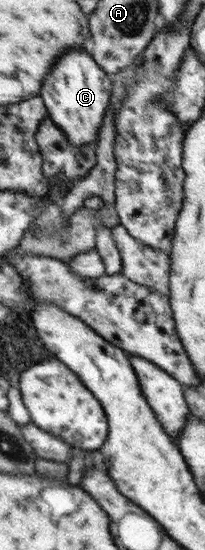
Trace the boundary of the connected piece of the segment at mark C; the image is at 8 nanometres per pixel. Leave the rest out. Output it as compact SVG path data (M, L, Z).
M73 49L57 63L57 69L53 69L45 83L42 96L50 118L64 129L72 143L77 147L96 144L107 115L109 99L112 99L111 81L105 70L101 71L99 63L85 53L85 49Z

